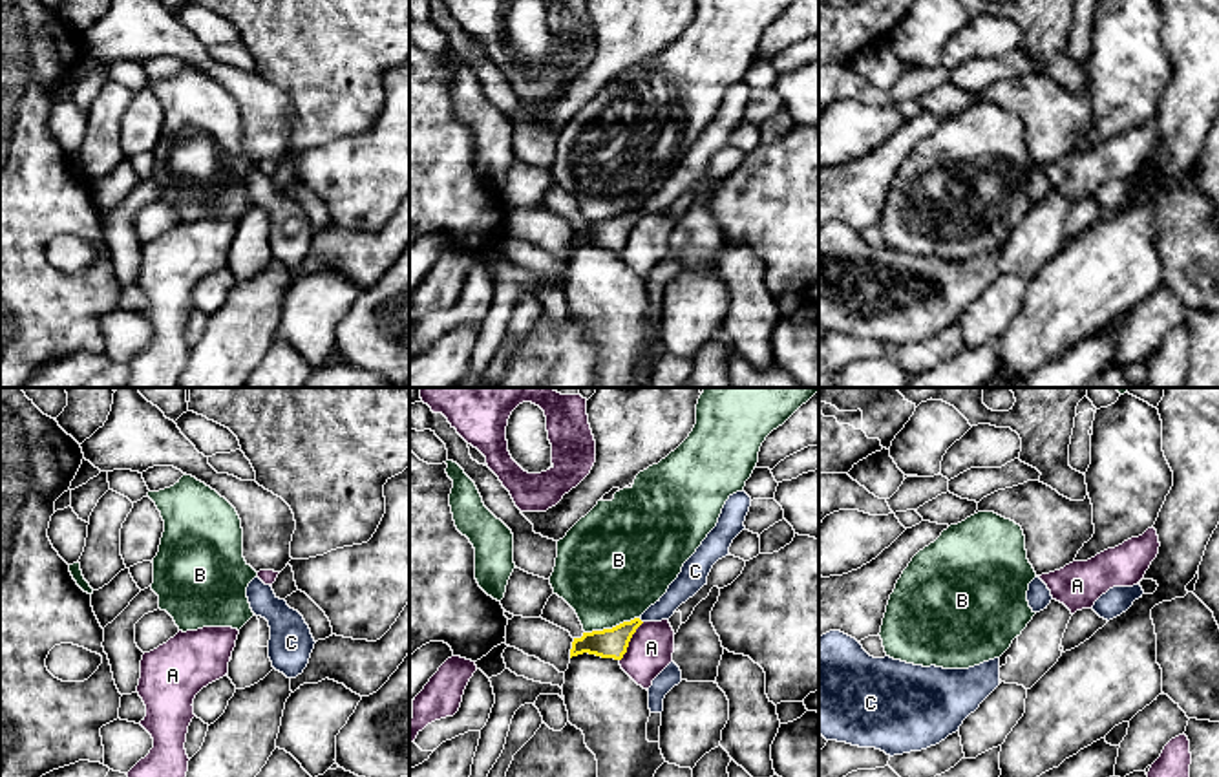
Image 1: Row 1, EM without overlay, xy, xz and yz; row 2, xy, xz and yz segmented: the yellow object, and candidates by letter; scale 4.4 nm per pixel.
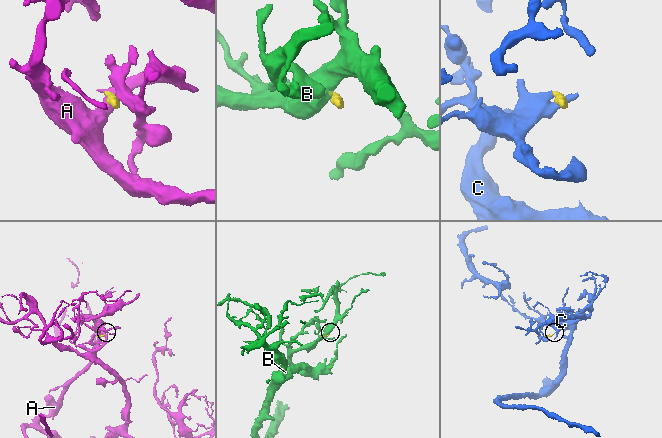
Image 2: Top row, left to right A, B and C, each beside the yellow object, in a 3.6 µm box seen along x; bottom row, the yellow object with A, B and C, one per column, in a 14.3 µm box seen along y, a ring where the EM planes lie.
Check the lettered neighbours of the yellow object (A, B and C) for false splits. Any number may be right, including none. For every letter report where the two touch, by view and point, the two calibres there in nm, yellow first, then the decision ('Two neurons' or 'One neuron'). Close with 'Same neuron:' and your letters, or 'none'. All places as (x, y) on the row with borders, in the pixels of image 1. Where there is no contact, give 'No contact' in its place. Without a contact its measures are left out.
A: Touches yellow at xz (629, 640). Thickness 130 nm (yellow) against 200 nm. Two neurons
B: Touches yellow at xz (613, 627). Thickness 130 nm (yellow) against 460 nm. Two neurons
C: Touches yellow at xz (640, 620). Thickness 130 nm (yellow) against 110 nm. One neuron
Same neuron: C

